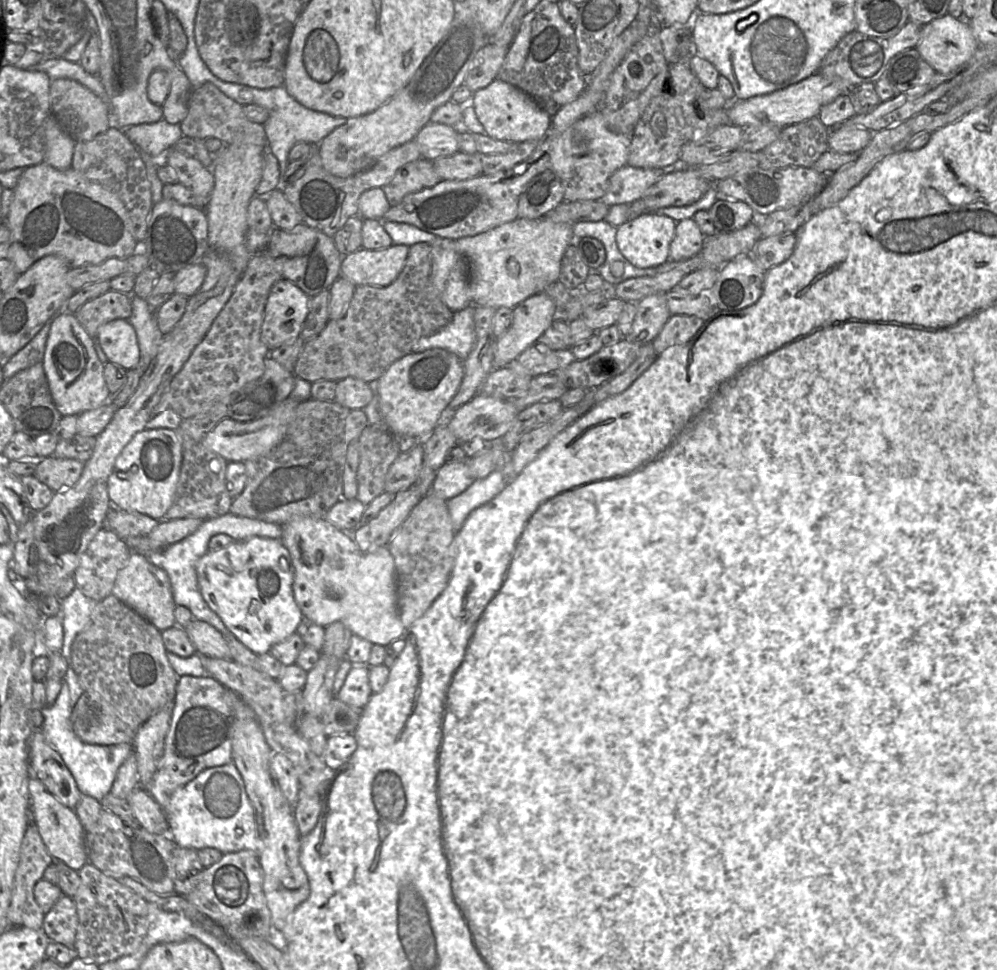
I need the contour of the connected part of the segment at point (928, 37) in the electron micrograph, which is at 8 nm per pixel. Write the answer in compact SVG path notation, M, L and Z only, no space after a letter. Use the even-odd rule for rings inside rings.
M945 14L922 26L915 49L938 74L949 74L966 64L979 47L965 19Z

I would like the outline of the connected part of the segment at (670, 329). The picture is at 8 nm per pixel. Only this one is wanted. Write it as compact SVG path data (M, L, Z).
M671 315L651 342L659 356L666 349L689 342L702 328L704 320L695 315Z

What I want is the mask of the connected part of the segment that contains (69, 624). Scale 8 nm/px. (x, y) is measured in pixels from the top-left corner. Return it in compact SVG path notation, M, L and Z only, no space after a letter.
M77 587L61 601L63 624L63 645L61 654L71 661L71 646L77 636L88 624L97 602L85 596Z

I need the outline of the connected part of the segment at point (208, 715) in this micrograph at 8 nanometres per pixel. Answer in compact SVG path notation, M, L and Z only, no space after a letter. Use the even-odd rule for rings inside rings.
M212 676L179 677L164 753L154 777L145 787L164 812L172 794L200 772L233 762L231 739L233 714L226 702L227 690L229 689Z

